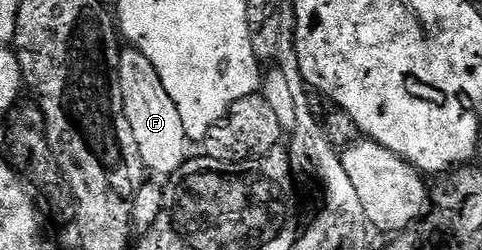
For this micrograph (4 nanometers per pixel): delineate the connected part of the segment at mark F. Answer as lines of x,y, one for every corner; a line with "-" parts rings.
129,46
121,49
118,77
120,94
124,98
124,114
128,118
128,126
132,126
143,165
149,171
151,168
152,171
159,172
162,178
169,178
188,160
186,131
184,122
180,122
180,110
176,110
176,102
168,98
168,90
164,90
160,74
156,74
156,66
152,66
152,62
148,62
148,58
140,54
140,50

